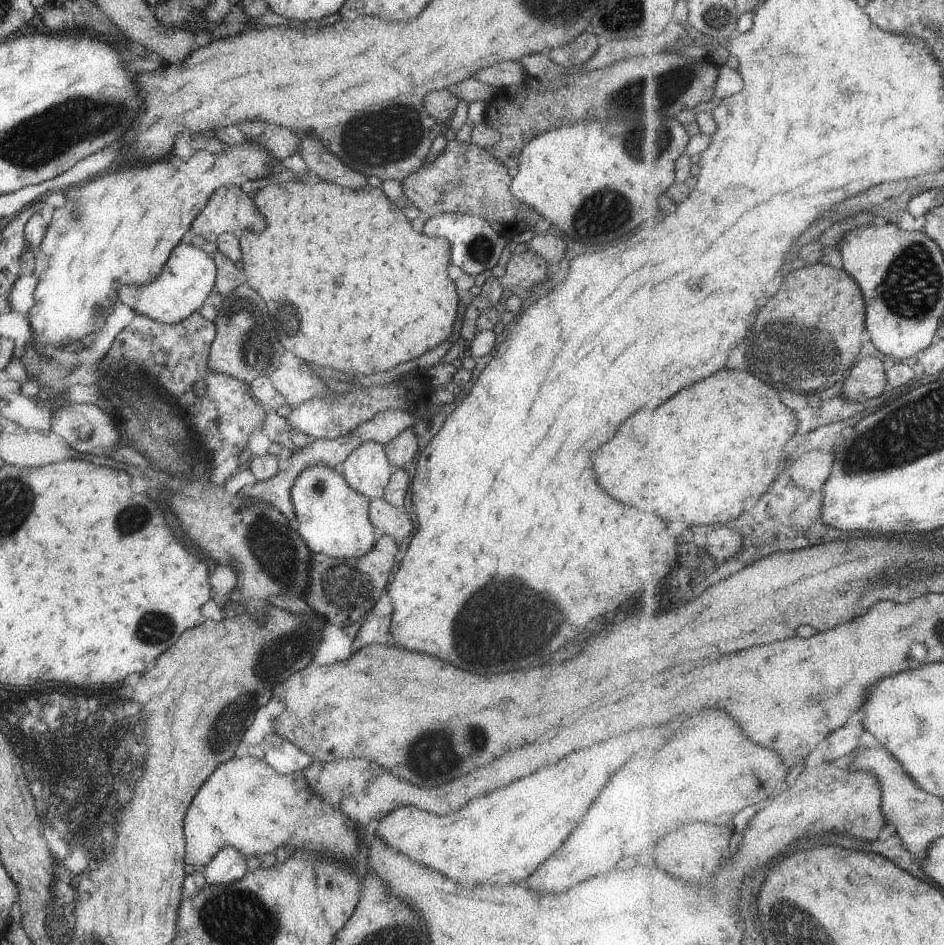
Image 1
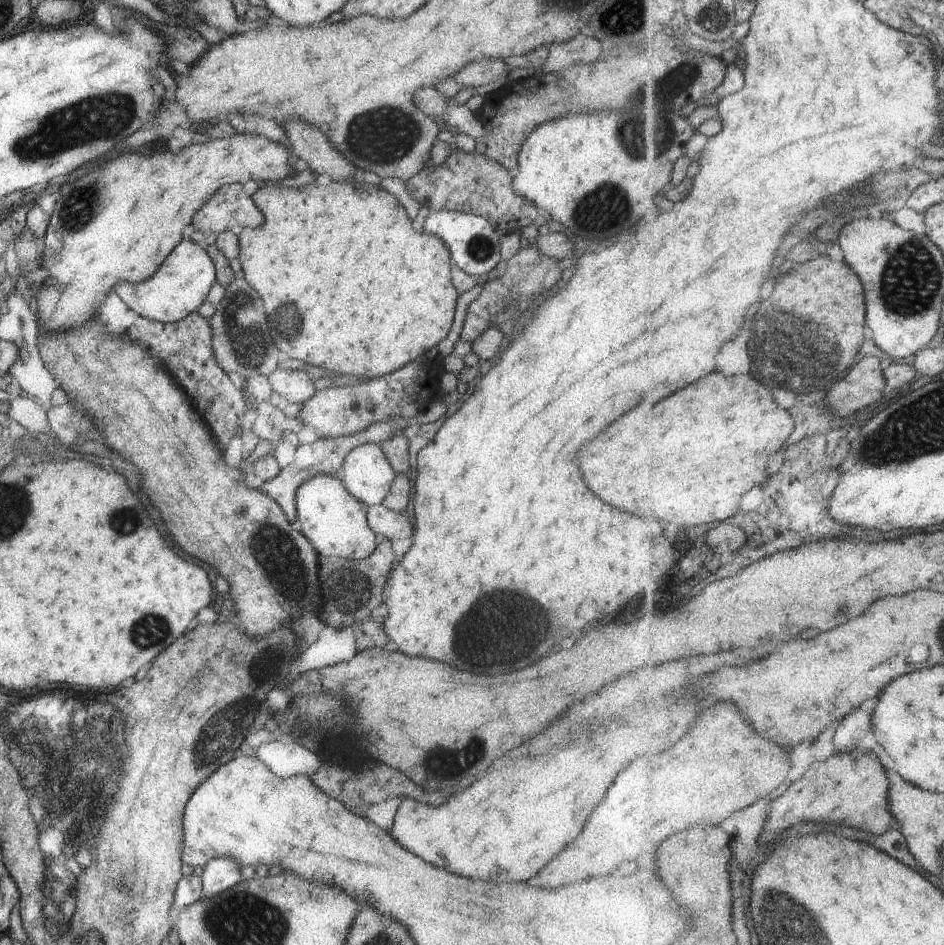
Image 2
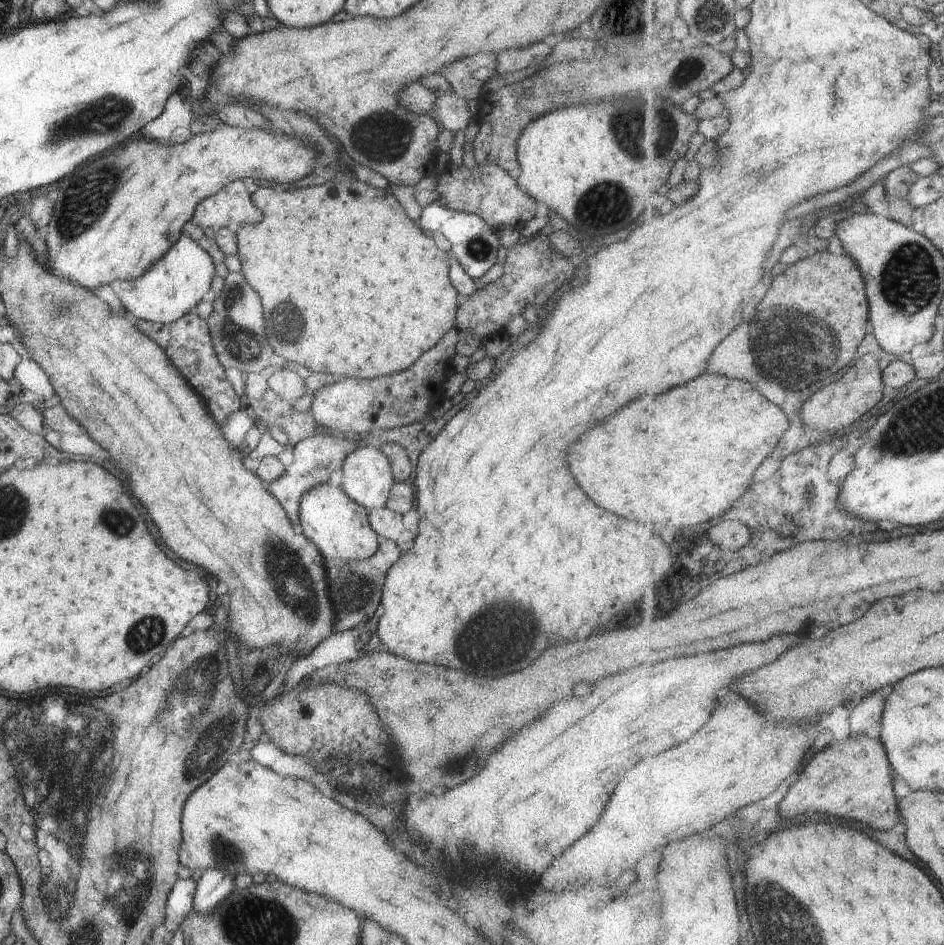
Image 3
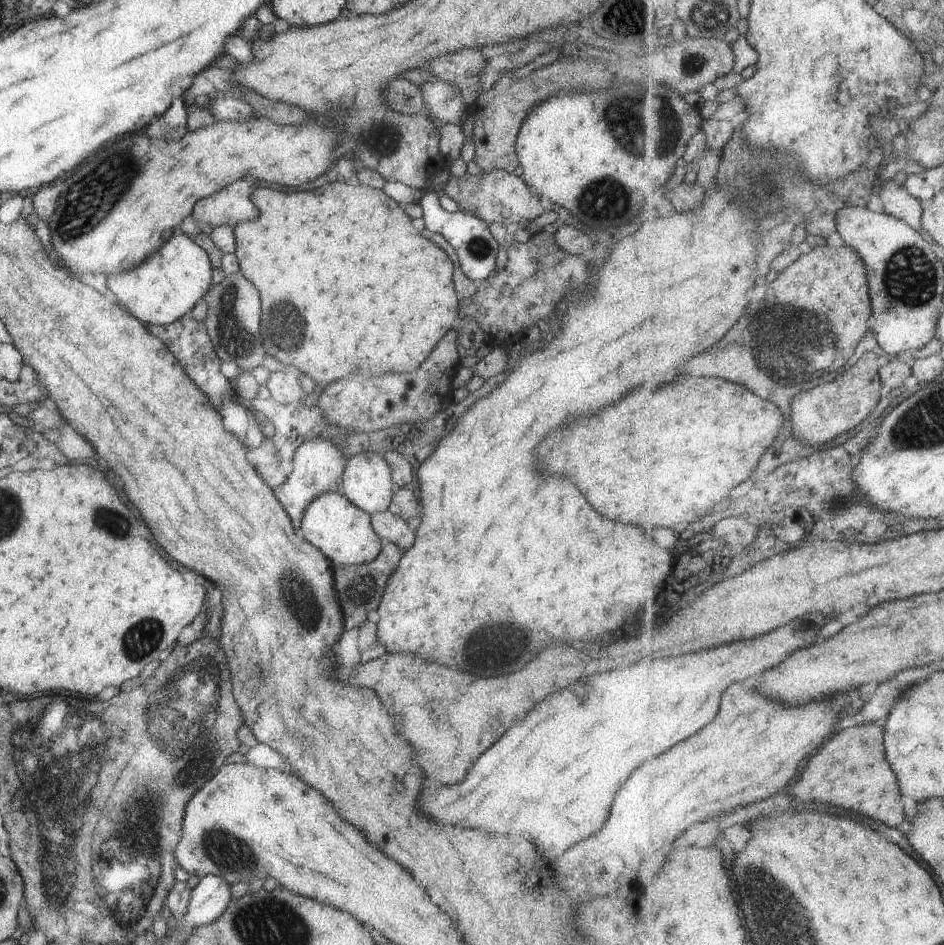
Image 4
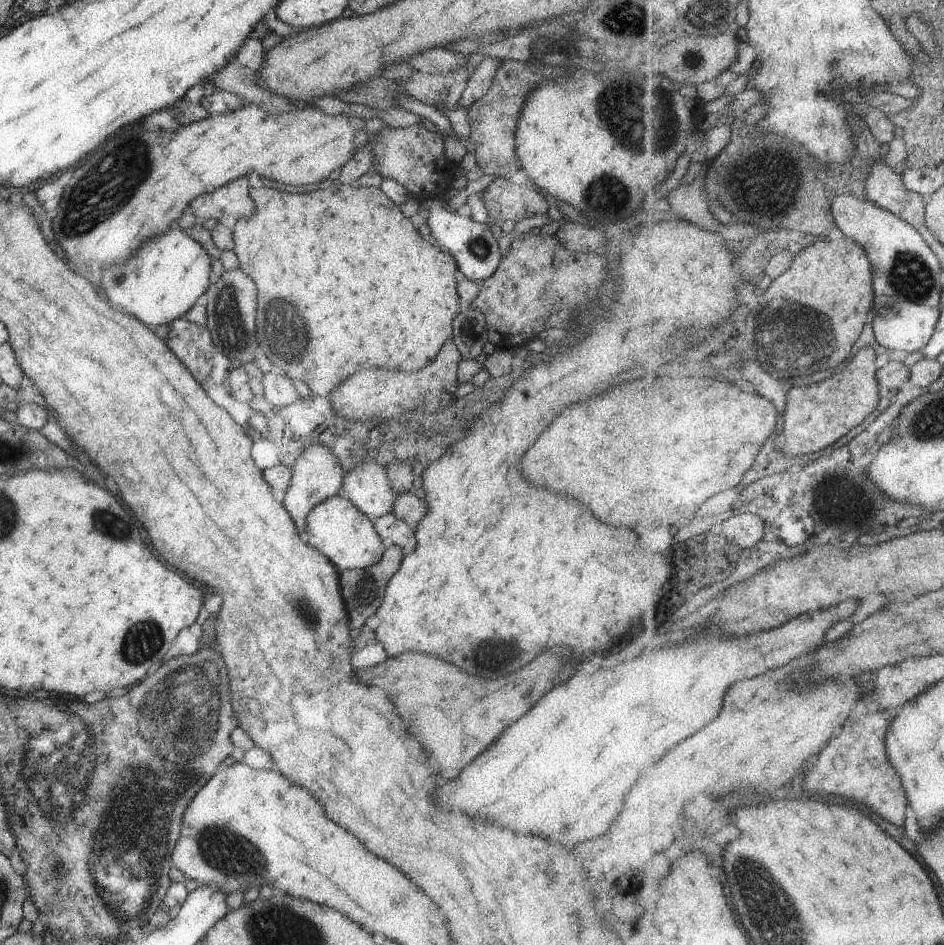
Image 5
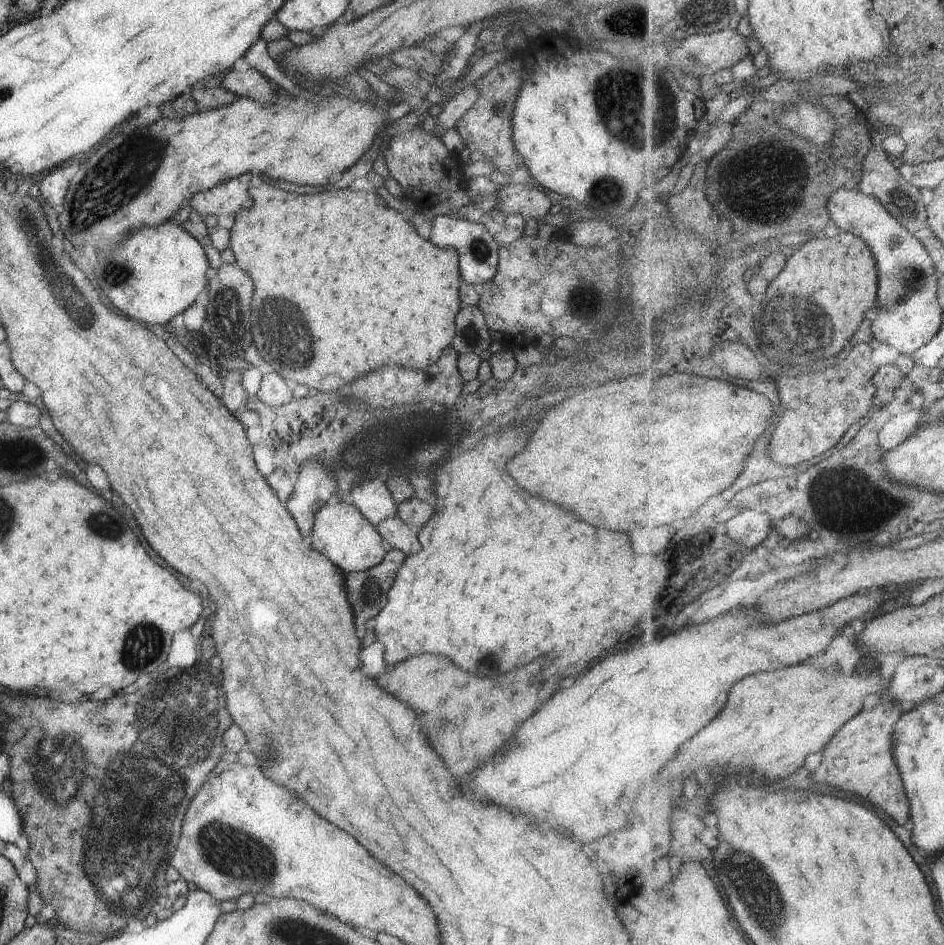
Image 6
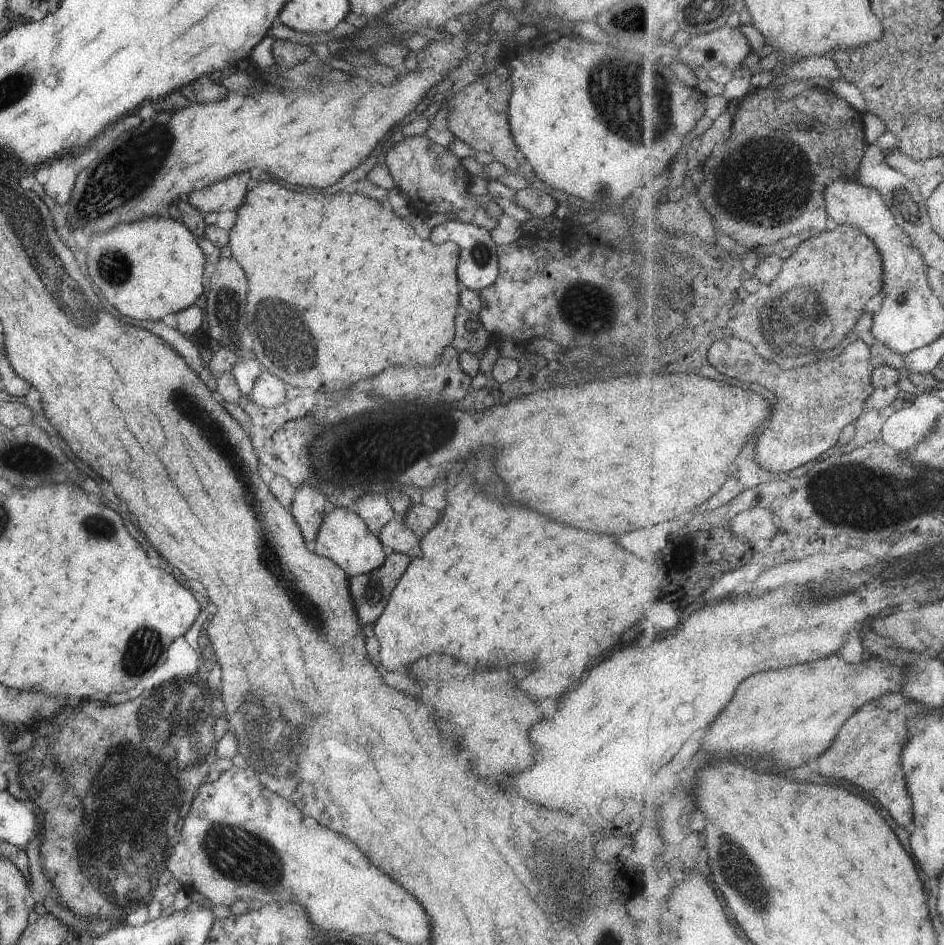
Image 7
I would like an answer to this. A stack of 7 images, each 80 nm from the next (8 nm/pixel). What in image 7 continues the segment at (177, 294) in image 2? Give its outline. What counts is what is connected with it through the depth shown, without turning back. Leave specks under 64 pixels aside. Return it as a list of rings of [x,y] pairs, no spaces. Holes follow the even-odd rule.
[[[151,216],[131,224],[119,224],[111,232],[91,236],[87,252],[87,272],[91,282],[101,290],[103,298],[123,316],[137,320],[161,320],[167,314],[173,314],[192,305],[203,292],[201,278],[205,257],[188,228],[179,220]]]

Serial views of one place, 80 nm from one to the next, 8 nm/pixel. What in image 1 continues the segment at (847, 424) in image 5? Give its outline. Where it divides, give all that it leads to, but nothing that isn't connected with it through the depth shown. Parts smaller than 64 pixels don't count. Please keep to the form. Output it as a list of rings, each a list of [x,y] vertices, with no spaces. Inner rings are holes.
[[[863,357],[851,369],[851,376],[842,389],[844,396],[851,400],[871,400],[887,390],[887,380],[883,362],[878,357]]]

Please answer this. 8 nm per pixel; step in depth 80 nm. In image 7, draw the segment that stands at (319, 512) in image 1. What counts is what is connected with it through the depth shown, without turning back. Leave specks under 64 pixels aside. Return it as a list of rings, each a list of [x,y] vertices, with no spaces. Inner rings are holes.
[[[333,507],[323,515],[310,549],[319,556],[332,560],[347,577],[379,568],[386,557],[378,536],[372,533],[361,517],[346,507]]]

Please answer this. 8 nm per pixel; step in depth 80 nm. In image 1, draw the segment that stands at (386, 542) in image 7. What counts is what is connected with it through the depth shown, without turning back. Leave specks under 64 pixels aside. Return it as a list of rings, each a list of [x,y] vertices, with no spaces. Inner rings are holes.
[[[383,497],[368,499],[368,517],[377,533],[390,536],[398,541],[411,534],[413,526],[403,507],[386,503]]]

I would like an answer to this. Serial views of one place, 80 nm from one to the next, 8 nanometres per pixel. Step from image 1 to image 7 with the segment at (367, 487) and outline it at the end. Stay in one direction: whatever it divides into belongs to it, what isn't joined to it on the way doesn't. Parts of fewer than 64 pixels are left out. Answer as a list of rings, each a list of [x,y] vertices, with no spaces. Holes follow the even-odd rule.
[[[373,491],[359,496],[353,502],[353,511],[361,517],[367,528],[375,534],[386,522],[397,518],[397,514],[391,508],[386,495]]]

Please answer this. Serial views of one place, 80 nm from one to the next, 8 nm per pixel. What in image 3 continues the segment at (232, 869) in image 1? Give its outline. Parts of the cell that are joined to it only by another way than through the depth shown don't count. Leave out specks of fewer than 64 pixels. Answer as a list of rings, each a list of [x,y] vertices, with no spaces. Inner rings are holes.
[[[207,868],[195,884],[191,910],[199,916],[205,916],[233,890],[234,878],[225,870]]]

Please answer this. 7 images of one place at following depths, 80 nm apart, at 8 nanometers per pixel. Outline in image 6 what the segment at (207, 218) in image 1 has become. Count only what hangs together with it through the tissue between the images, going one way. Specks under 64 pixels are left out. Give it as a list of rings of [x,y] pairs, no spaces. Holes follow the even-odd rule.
[[[249,173],[234,176],[213,188],[196,192],[186,204],[202,217],[207,214],[235,215],[240,210],[248,209],[252,204],[247,185],[249,178]]]

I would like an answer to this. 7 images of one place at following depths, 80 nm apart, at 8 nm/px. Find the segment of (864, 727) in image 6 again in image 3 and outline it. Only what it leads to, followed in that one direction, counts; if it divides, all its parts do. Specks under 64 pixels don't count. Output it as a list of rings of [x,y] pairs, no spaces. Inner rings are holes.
[[[851,734],[838,744],[816,752],[804,768],[800,780],[790,786],[789,794],[779,804],[779,814],[787,818],[821,812],[825,816],[861,822],[877,830],[893,830],[895,824],[903,820],[898,809],[899,798],[893,788],[895,776],[880,739]]]

